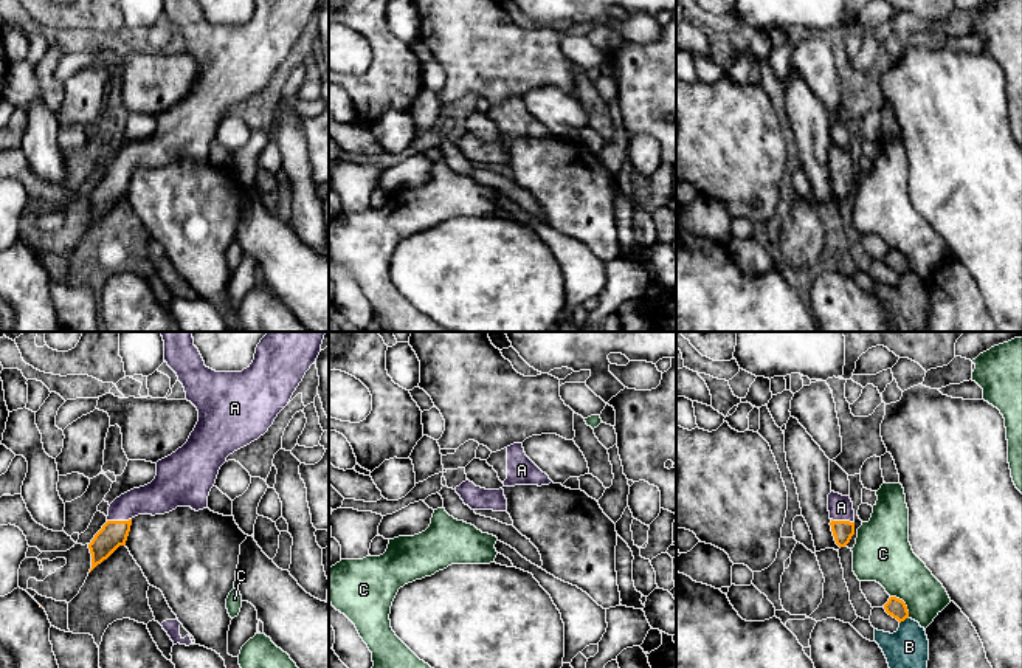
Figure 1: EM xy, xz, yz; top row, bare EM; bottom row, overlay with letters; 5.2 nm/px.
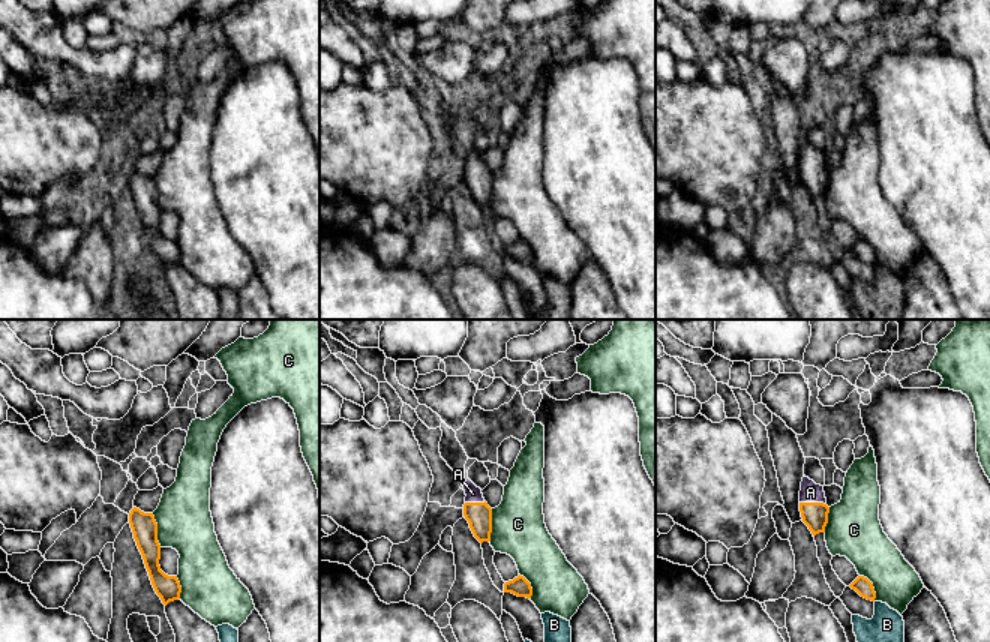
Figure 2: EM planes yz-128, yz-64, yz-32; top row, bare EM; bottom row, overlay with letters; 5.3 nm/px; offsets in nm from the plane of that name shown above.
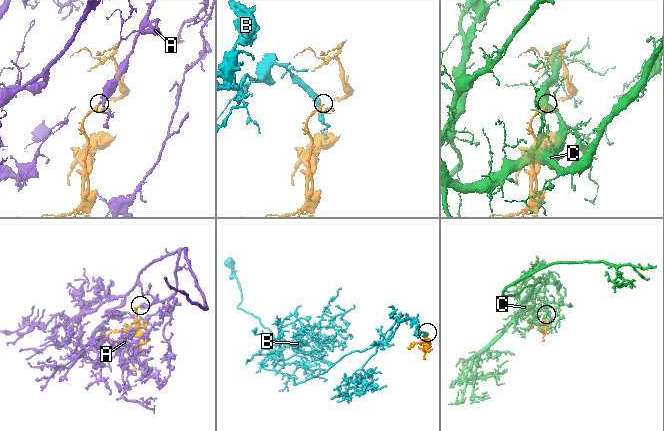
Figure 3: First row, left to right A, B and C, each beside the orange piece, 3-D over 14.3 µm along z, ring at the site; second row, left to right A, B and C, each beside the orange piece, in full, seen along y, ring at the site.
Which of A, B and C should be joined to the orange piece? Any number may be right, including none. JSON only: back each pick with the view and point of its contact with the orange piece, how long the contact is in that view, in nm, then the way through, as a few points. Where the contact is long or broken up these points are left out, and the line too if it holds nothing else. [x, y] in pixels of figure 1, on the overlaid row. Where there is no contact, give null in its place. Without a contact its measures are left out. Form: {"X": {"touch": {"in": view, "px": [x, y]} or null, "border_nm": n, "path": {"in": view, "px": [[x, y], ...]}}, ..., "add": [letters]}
{"A": {"touch": {"in": "xy", "px": [118, 521]}, "border_nm": 130}, "add": ["A"]}

